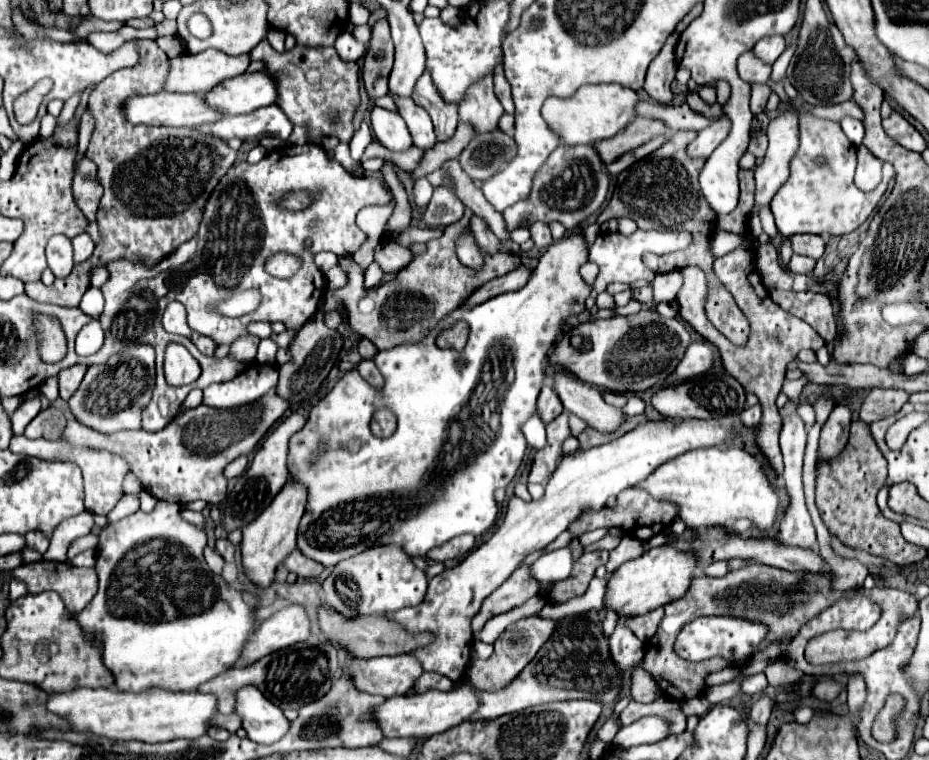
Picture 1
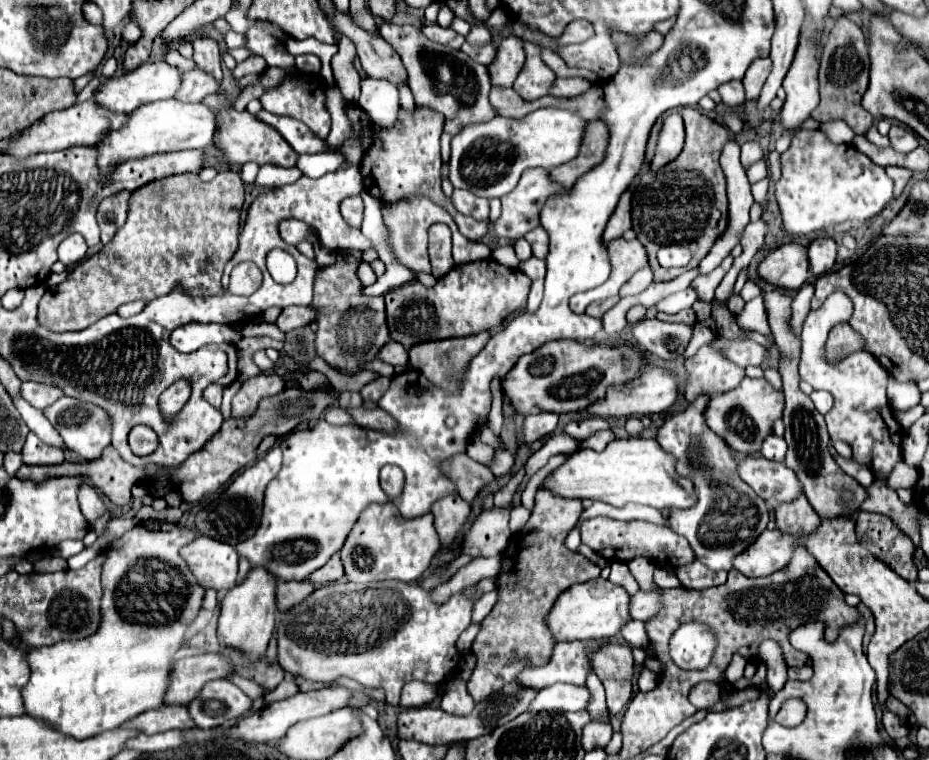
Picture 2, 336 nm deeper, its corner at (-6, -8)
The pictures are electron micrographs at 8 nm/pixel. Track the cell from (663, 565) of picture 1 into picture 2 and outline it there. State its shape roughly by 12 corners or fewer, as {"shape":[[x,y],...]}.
{"shape":[[591,579],[557,597],[545,623],[559,641],[619,635],[629,595]]}

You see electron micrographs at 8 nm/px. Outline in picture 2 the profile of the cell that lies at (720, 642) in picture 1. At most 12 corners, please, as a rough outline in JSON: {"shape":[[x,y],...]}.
{"shape":[[685,623],[671,637],[671,657],[683,669],[711,661],[715,635]]}

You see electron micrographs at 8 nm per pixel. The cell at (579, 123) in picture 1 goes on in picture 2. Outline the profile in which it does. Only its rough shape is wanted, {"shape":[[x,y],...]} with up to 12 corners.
{"shape":[[553,107],[467,125],[451,183],[503,197],[525,169],[579,151],[585,121]]}

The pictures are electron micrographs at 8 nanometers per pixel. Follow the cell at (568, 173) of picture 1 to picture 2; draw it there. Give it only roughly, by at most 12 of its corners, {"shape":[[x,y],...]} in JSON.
{"shape":[[527,169],[493,225],[519,239],[539,225],[549,195],[563,193],[547,169]]}

